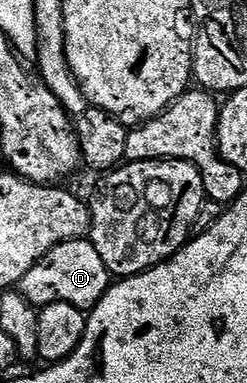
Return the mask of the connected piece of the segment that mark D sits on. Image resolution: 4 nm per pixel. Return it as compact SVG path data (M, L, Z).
M90 240L61 242L19 281L17 290L31 306L42 308L54 302L73 304L77 309L87 312L103 298L103 293L112 285L113 275L105 268L105 260L97 256Z

